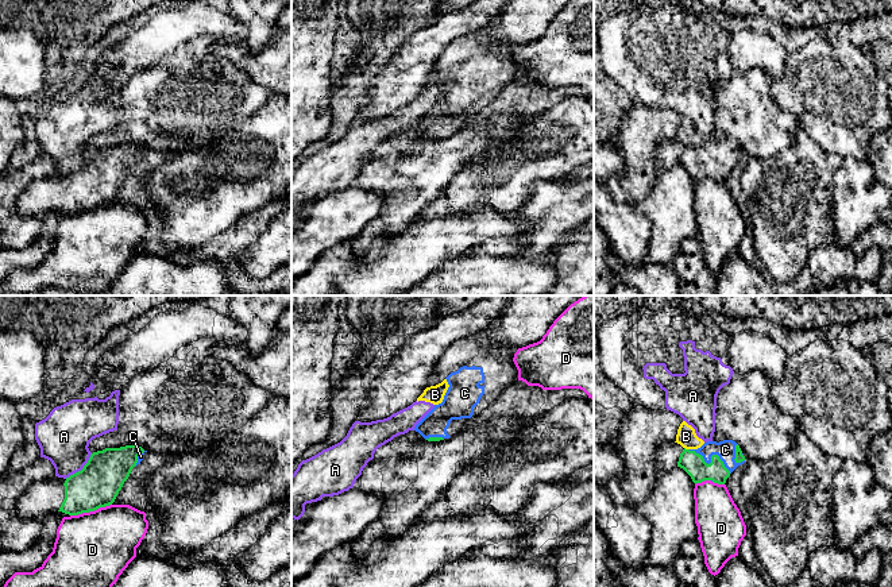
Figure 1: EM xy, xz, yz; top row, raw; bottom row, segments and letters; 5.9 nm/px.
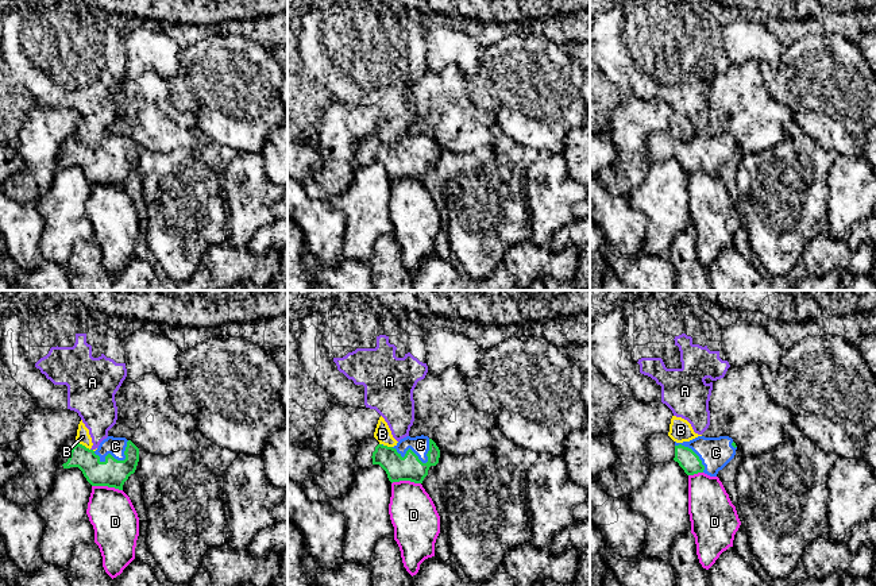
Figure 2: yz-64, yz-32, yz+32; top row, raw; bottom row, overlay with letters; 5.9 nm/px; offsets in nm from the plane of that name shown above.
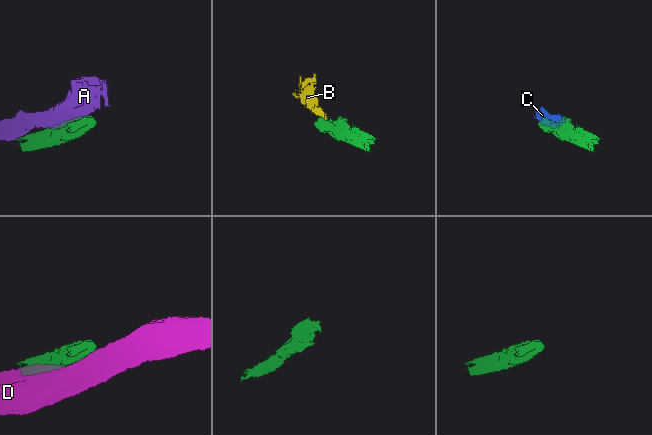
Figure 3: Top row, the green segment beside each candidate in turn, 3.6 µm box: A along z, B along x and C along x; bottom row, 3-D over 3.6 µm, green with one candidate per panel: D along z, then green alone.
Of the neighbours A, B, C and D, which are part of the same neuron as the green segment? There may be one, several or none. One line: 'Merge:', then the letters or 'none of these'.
Merge: C

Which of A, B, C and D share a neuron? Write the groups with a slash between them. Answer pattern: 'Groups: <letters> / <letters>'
Groups: A B / C / D

